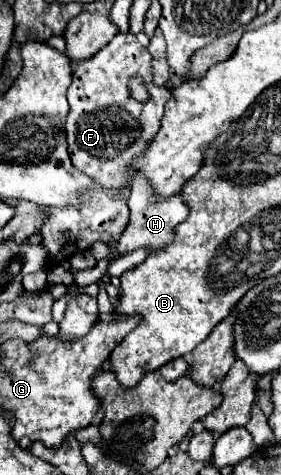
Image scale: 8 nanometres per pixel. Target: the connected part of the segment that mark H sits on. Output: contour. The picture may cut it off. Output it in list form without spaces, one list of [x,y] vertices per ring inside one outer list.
[[[134,178],[136,182],[132,184],[132,194],[130,194],[130,220],[128,228],[122,232],[120,240],[116,242],[116,252],[118,256],[128,256],[138,248],[146,248],[150,252],[162,250],[164,246],[172,244],[176,236],[176,226],[184,222],[188,216],[188,206],[184,204],[180,194],[174,194],[170,198],[154,198],[154,192],[148,188],[148,182],[144,178]]]

